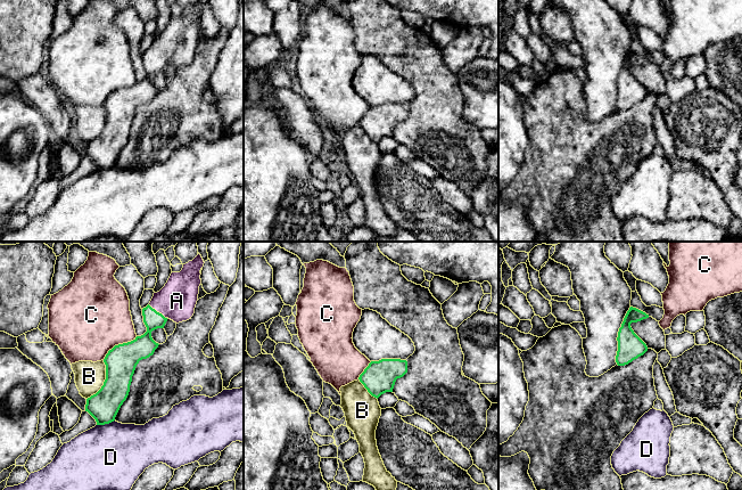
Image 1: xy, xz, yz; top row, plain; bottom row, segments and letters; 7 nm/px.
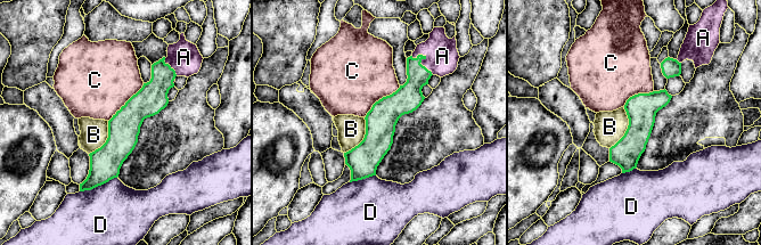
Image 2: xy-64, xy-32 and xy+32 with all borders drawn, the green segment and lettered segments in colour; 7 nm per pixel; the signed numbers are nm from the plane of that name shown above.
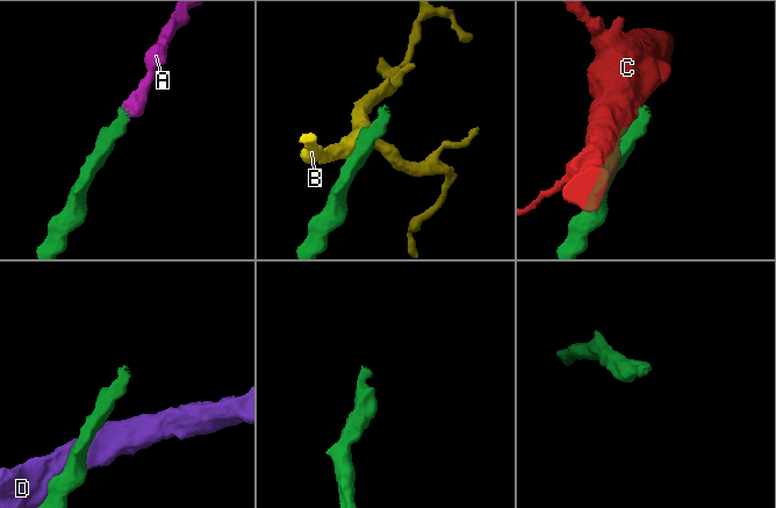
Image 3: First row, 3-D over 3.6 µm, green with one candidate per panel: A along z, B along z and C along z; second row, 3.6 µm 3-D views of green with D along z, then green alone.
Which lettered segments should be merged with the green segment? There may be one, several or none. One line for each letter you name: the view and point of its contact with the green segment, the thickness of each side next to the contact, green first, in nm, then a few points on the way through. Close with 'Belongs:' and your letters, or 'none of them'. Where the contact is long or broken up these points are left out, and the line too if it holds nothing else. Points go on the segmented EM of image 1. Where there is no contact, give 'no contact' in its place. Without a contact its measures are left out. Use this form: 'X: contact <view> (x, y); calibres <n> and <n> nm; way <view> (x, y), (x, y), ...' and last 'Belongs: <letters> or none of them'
A: contact xy (156, 311); calibres 140 and 280 nm; way xy (145, 344), (156, 311), (165, 303), (176, 301)
Belongs: A

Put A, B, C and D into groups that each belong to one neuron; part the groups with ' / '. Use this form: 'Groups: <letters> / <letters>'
Groups: A / B / C / D

